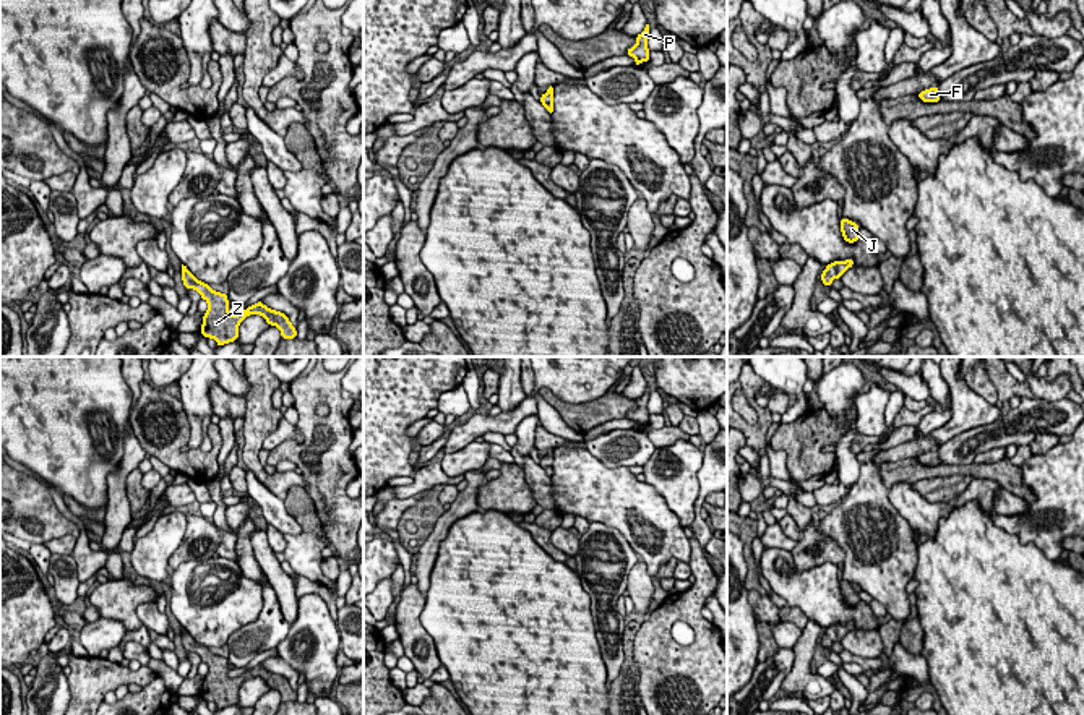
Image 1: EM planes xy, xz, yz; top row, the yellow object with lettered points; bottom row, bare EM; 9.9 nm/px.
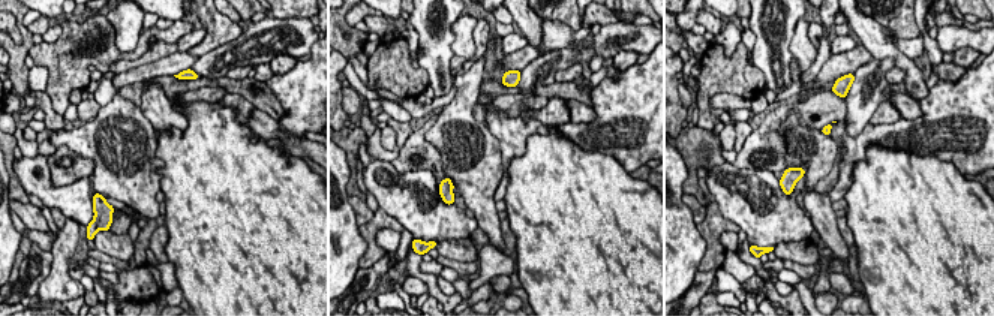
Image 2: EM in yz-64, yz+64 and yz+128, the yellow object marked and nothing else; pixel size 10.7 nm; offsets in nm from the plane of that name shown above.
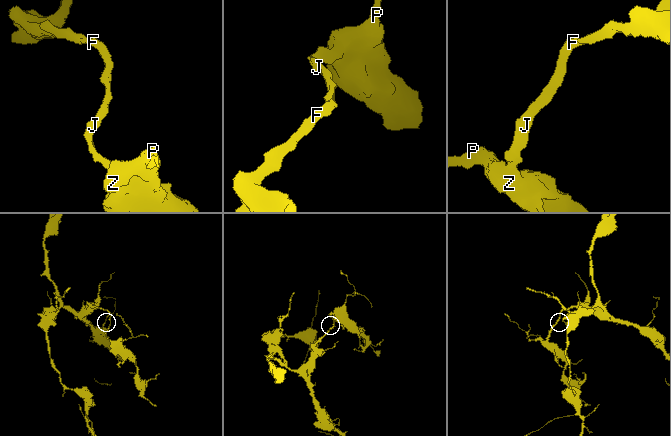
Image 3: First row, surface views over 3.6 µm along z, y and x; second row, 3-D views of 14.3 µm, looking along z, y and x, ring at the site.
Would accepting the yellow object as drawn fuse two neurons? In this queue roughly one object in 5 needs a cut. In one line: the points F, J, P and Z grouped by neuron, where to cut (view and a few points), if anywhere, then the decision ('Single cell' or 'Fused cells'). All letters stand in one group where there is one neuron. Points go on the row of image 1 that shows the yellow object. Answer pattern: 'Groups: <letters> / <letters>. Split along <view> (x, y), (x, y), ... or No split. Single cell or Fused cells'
Groups: F J P Z. No split. Single cell

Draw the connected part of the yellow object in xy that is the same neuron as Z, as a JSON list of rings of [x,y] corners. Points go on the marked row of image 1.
[[[183,264],[182,280],[185,289],[195,289],[208,302],[208,311],[203,315],[200,332],[208,339],[214,339],[217,347],[237,340],[239,326],[250,315],[261,315],[269,326],[279,328],[282,339],[297,337],[297,329],[287,315],[268,308],[261,300],[237,315],[230,315],[227,293],[214,292],[208,284],[200,282]]]

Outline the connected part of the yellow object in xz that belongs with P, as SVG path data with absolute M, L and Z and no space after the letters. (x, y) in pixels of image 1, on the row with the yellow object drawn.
M646 24L644 31L636 36L636 45L626 50L626 55L634 57L634 66L639 66L643 62L649 62L649 49L647 49L647 37L649 37L649 24Z

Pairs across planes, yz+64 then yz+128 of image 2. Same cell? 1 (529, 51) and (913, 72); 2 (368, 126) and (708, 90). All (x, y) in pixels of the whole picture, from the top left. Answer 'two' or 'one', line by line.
1: two
2: one

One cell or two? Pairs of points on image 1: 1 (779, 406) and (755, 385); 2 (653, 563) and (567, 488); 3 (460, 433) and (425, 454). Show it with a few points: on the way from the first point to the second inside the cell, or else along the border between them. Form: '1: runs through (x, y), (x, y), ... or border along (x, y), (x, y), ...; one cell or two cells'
1: border along (766, 407), (771, 412); two cells
2: runs through (633, 539), (630, 530), (591, 492); one cell
3: border along (448, 436), (442, 448); two cells

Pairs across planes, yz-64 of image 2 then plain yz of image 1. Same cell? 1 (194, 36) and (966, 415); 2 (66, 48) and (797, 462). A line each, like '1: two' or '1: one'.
1: two
2: one

